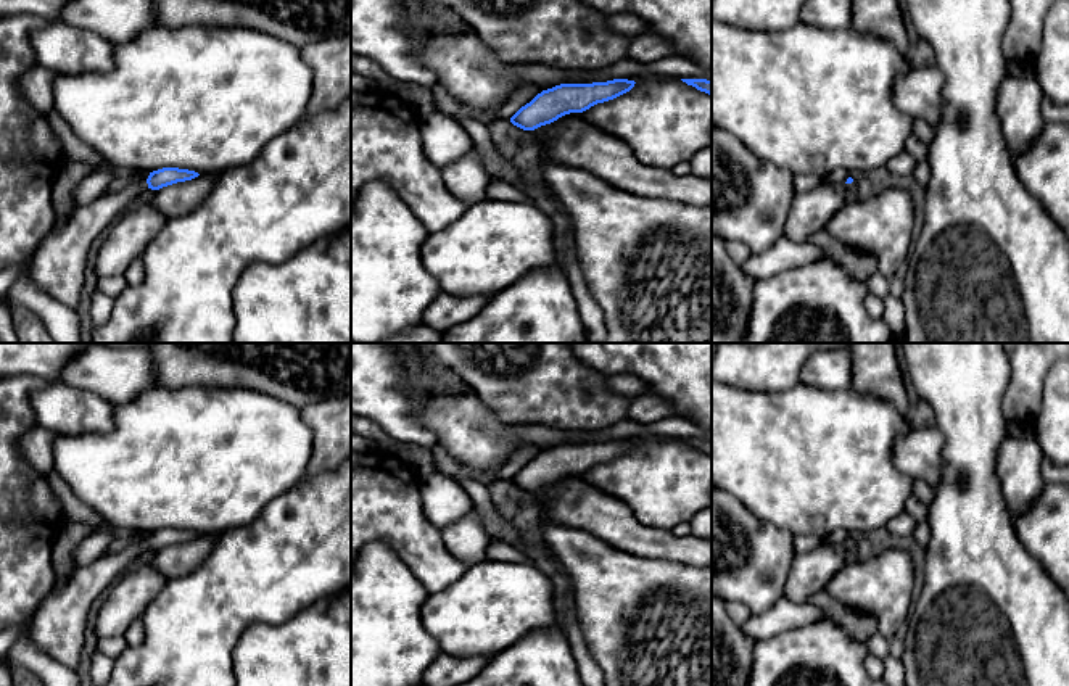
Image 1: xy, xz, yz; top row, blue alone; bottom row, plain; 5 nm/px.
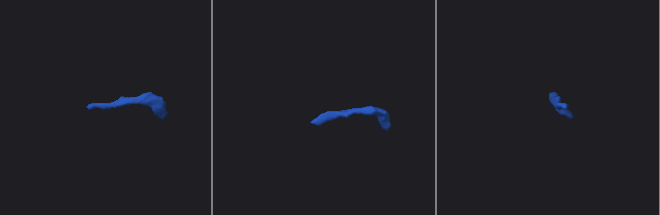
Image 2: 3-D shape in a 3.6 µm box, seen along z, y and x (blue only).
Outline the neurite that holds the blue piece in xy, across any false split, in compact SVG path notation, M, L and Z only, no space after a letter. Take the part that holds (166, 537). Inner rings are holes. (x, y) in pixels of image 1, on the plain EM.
M163 528L150 533L145 543L130 543L77 567L72 575L52 588L40 602L31 625L31 639L52 659L77 673L84 633L93 601L130 567L145 551L185 543L200 535L188 530Z

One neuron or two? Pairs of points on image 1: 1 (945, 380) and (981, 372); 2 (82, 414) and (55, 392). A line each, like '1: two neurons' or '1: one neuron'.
1: one neuron
2: one neuron

